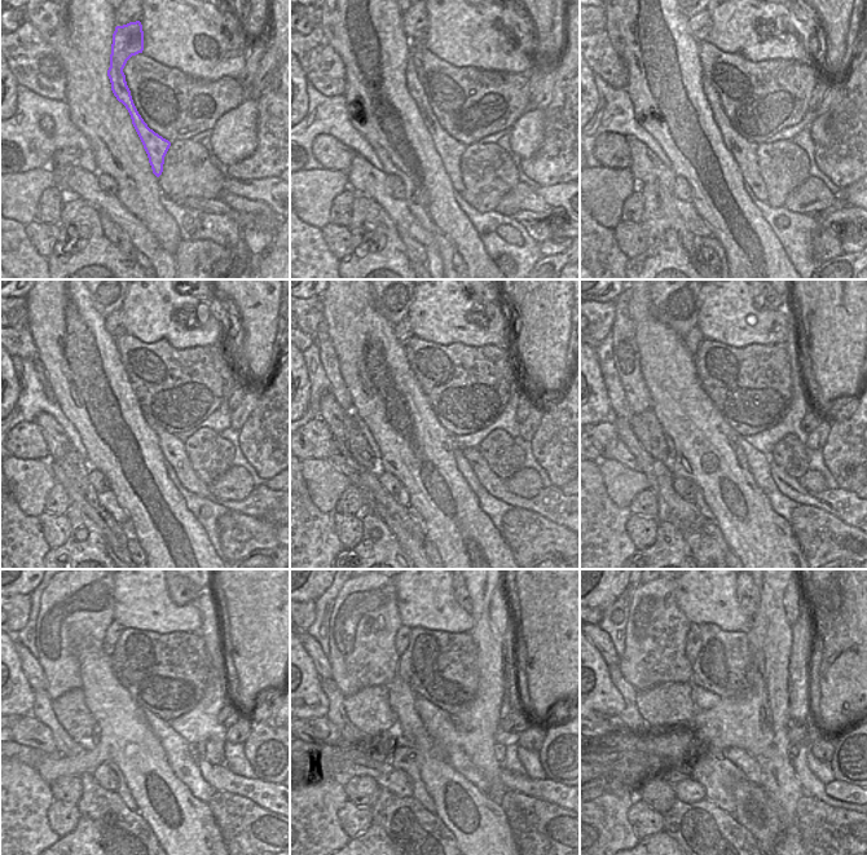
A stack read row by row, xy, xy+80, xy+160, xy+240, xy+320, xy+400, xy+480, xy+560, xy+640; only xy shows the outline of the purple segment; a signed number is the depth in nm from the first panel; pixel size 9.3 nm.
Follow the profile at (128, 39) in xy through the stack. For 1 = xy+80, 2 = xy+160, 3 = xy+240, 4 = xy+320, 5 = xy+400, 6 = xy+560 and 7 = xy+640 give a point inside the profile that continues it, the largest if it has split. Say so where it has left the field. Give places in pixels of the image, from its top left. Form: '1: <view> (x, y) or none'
1: xy+80 (450, 150)
2: xy+160 (744, 151)
3: xy+240 (262, 501)
4: xy+320 (550, 502)
5: xy+400 (841, 503)
6: xy+560 (549, 790)
7: xy+640 (840, 790)

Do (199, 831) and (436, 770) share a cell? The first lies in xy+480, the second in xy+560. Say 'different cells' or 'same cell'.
same cell

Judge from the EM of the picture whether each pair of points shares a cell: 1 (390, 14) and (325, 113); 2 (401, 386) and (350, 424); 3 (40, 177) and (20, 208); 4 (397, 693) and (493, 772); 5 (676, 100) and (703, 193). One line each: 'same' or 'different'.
1: different
2: different
3: same
4: different
5: same

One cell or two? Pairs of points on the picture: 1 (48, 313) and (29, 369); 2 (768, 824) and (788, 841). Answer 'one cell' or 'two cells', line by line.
1: two cells
2: one cell

